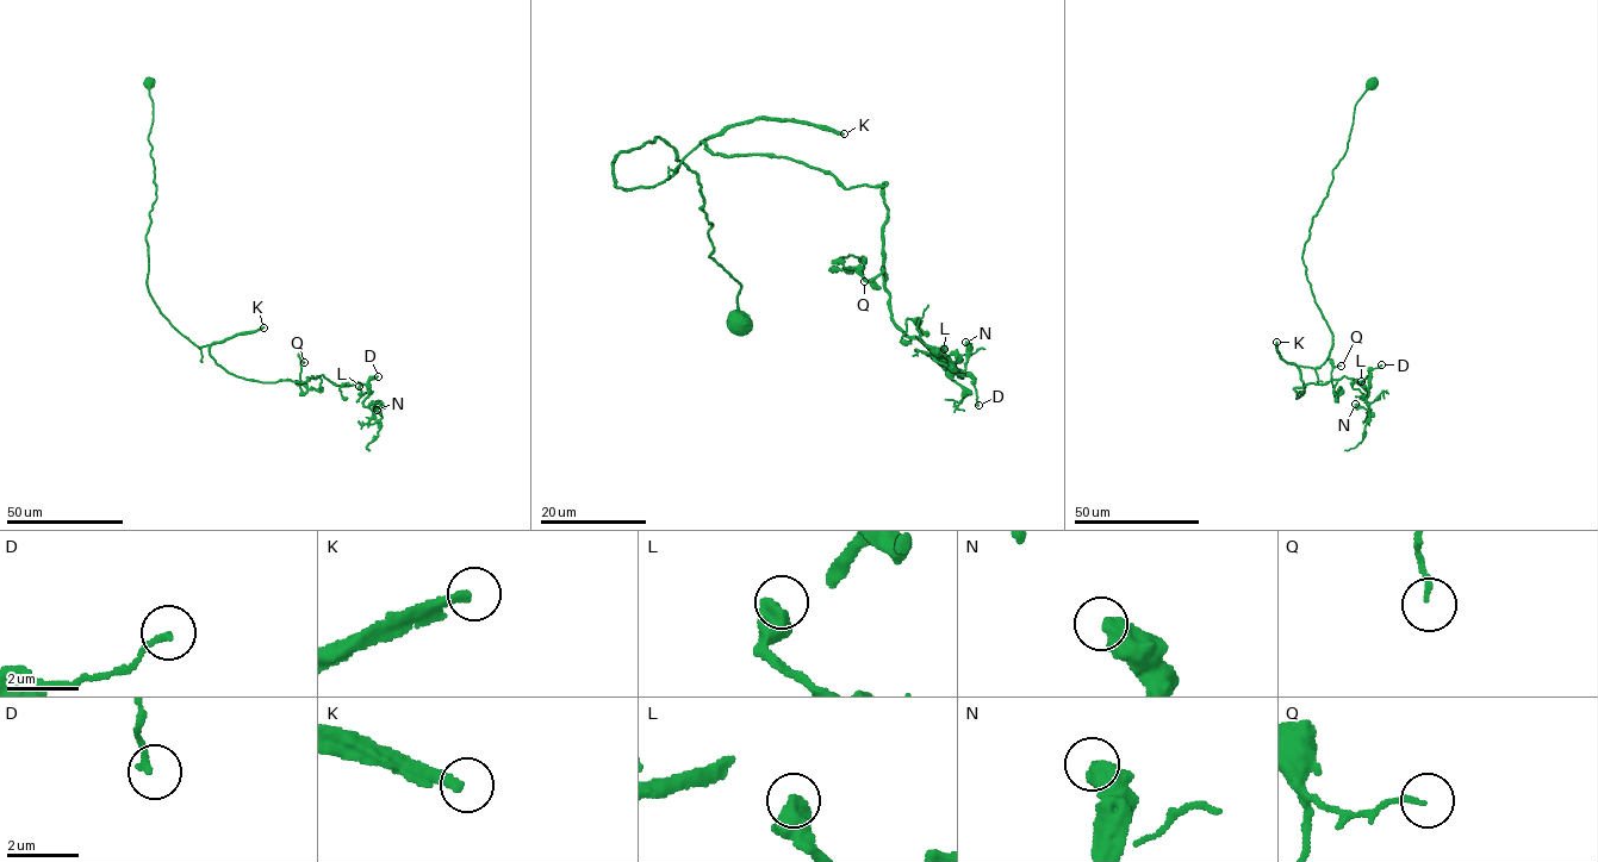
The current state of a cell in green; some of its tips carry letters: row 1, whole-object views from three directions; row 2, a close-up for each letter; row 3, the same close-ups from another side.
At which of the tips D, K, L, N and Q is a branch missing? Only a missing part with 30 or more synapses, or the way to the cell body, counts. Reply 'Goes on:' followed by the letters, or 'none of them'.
Goes on: K

